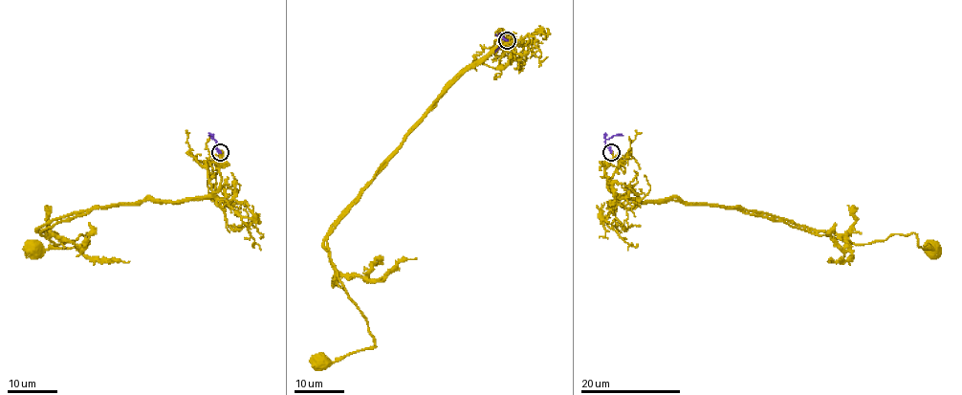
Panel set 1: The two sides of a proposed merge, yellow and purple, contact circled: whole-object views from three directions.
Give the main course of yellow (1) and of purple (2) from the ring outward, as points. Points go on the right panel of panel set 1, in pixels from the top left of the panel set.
1: (611, 153), (606, 185), (617, 195), (736, 208), (856, 244), (913, 232), (920, 246), (934, 249)
2: (611, 153), (605, 140), (614, 135), (623, 135)

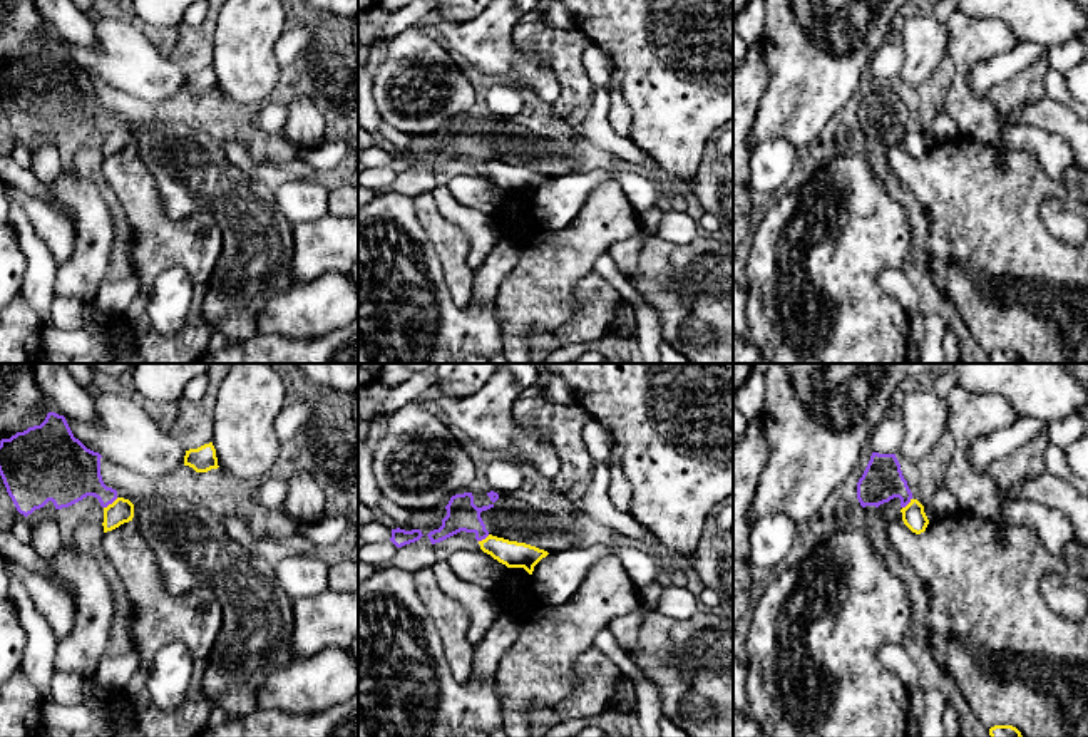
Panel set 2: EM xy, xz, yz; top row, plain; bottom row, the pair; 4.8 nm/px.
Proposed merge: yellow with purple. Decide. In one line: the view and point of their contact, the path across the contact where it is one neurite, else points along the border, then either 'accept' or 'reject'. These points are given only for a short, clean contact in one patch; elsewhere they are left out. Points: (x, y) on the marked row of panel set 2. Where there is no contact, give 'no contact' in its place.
xy (112, 503) | along xy (118, 498), (104, 508) | reject

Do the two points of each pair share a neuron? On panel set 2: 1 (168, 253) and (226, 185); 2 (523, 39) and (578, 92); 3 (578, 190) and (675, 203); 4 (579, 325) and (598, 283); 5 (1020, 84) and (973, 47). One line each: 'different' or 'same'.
1: different
2: same
3: different
4: same
5: different

